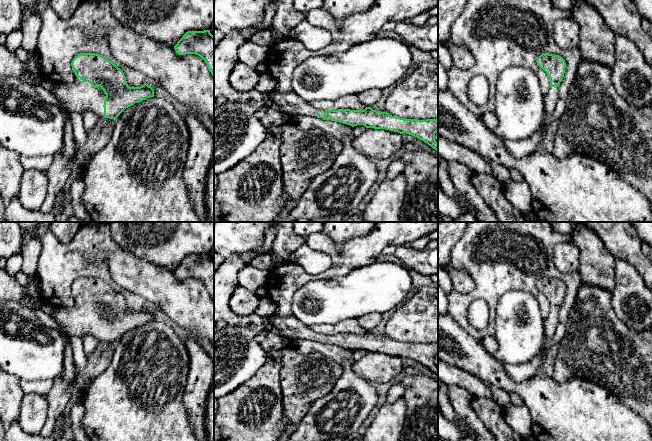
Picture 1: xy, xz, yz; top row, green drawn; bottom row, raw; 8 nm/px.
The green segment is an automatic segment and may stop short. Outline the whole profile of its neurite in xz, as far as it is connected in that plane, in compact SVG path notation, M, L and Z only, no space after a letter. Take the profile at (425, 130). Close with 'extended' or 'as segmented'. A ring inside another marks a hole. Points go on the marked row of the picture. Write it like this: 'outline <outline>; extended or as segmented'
outline M274 90L264 94L264 103L266 107L290 116L317 117L352 127L363 125L366 128L385 129L400 134L406 133L424 141L438 152L438 143L435 140L435 133L438 131L438 118L426 120L405 119L392 116L387 112L373 110L371 107L366 107L364 110L319 110L293 92L278 93Z; extended

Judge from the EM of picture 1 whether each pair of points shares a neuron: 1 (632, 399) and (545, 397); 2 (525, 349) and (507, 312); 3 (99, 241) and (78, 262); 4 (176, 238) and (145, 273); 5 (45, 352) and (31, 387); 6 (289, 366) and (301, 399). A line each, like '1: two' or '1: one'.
1: two
2: one
3: one
4: two
5: two
6: one

